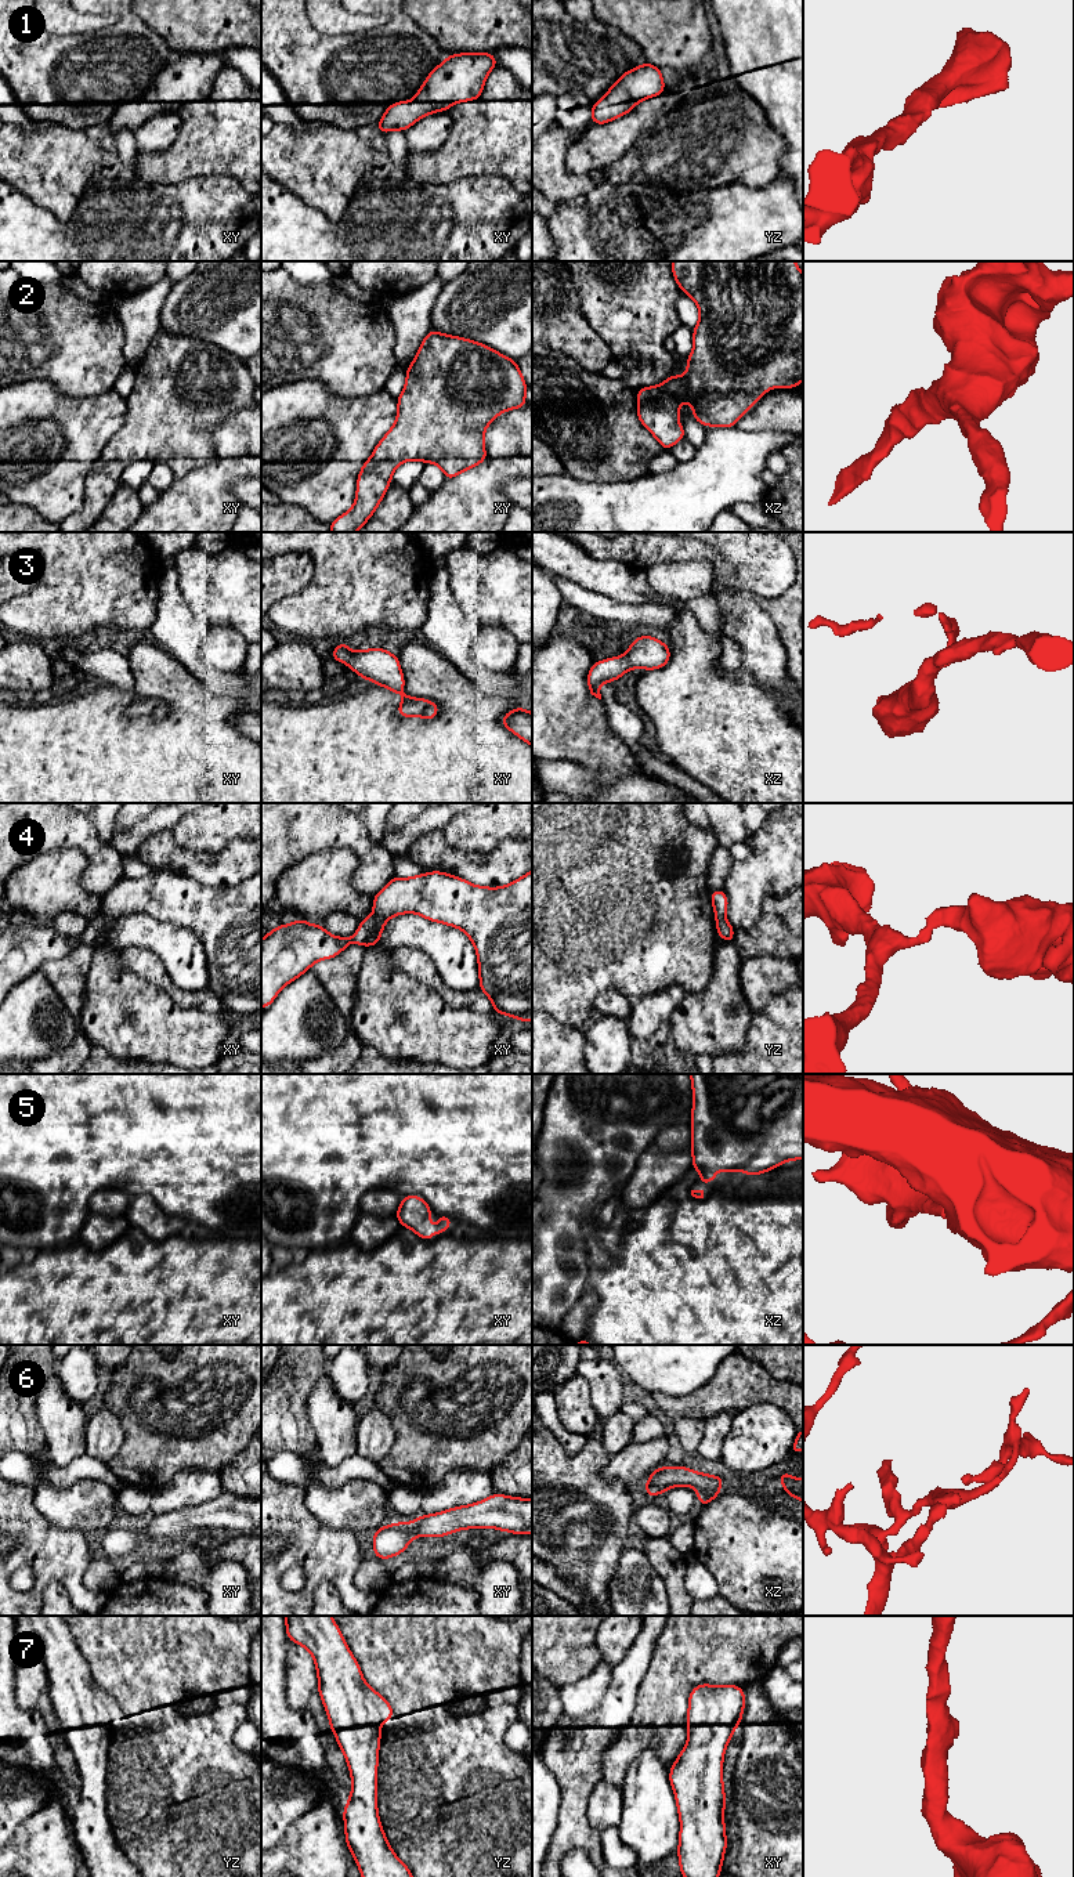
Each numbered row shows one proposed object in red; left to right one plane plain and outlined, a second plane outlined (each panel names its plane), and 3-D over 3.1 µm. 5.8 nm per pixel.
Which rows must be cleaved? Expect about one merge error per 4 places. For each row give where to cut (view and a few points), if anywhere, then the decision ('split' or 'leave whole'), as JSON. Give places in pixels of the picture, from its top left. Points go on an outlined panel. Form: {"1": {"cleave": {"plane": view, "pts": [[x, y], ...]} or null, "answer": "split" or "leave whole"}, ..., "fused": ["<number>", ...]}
{"1": {"cleave": null, "answer": "leave whole"}, "2": {"cleave": null, "answer": "leave whole"}, "3": {"cleave": null, "answer": "leave whole"}, "4": {"cleave": {"plane": "xy", "pts": [[373, 914], [384, 921]]}, "answer": "split"}, "5": {"cleave": null, "answer": "leave whole"}, "6": {"cleave": null, "answer": "leave whole"}, "7": {"cleave": null, "answer": "leave whole"}, "fused": ["4"]}

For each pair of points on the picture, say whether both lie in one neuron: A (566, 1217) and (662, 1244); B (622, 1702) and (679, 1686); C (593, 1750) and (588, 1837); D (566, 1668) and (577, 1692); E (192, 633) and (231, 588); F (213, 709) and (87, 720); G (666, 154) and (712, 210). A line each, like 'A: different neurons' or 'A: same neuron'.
A: different neurons
B: different neurons
C: same neuron
D: different neurons
E: different neurons
F: same neuron
G: different neurons

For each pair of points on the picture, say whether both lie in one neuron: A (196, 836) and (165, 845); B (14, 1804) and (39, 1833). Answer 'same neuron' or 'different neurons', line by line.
A: different neurons
B: different neurons

